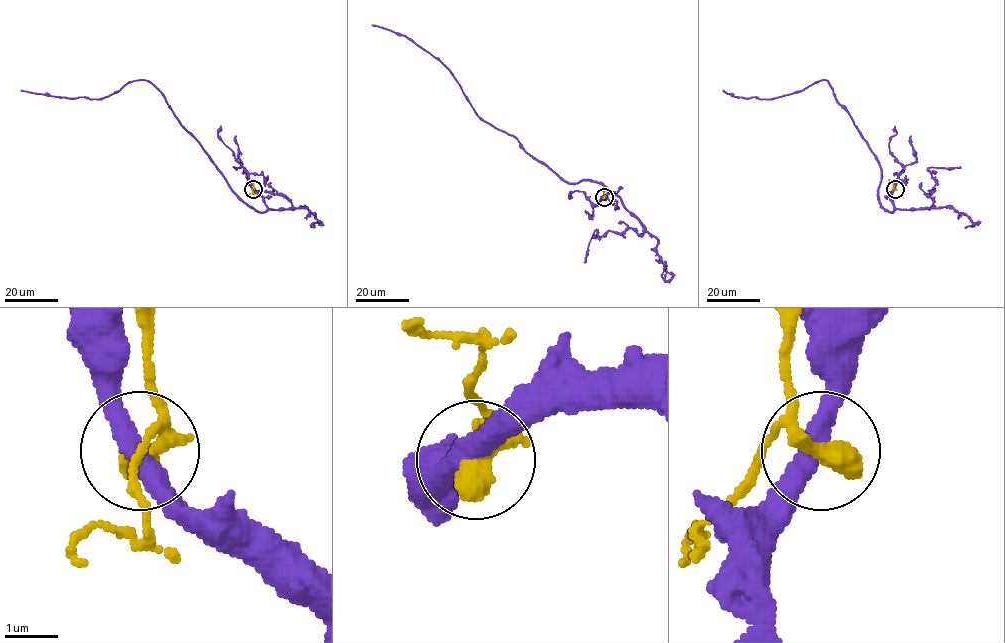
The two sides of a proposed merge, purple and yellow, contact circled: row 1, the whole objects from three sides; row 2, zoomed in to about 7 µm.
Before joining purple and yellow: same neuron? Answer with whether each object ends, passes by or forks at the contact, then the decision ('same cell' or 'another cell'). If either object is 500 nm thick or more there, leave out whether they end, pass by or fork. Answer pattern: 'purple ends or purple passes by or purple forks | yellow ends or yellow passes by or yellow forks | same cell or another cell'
purple passes by | yellow passes by | another cell

